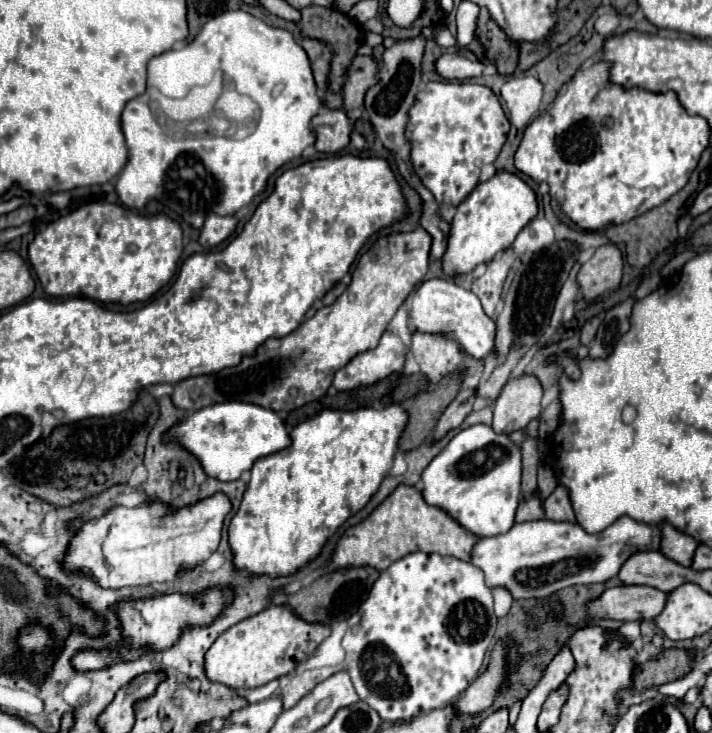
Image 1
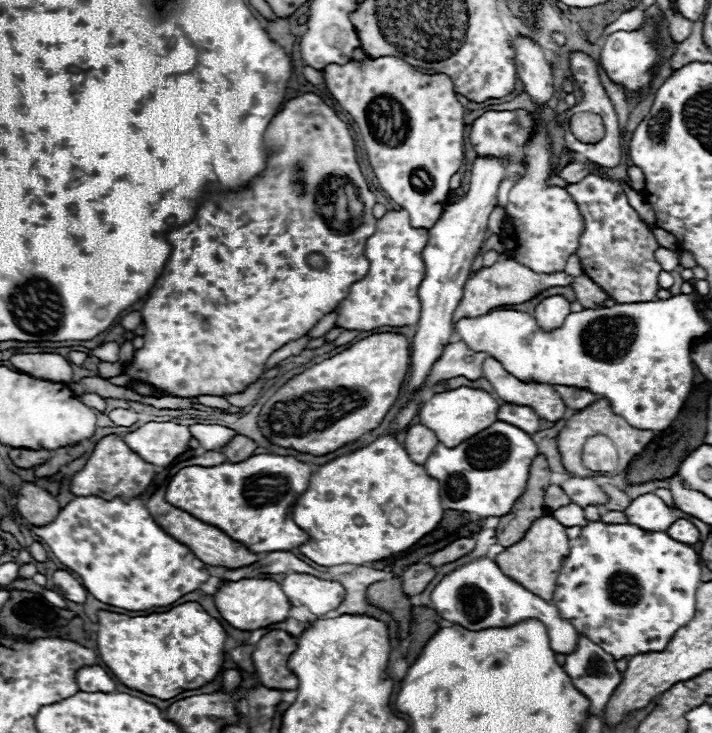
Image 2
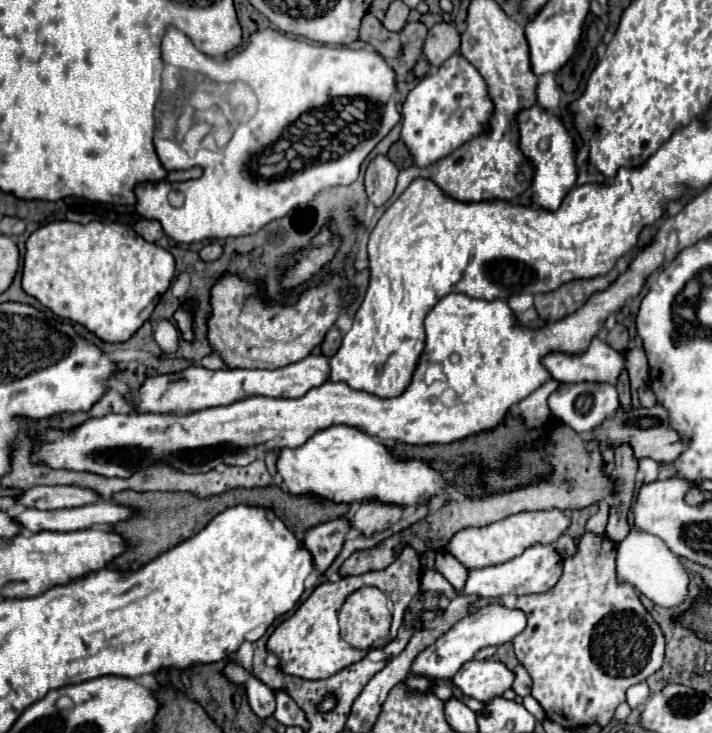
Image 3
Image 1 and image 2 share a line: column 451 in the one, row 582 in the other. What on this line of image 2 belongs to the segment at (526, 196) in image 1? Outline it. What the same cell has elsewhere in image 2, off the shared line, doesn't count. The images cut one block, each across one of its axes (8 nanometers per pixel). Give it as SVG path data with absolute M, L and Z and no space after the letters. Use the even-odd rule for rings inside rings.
M260 578L222 582L220 590L214 594L214 600L216 600L216 606L222 614L222 618L238 630L258 630L258 628L266 628L266 626L284 622L292 608L292 604L290 604L288 596L282 592L280 584L276 584L274 580L260 580Z

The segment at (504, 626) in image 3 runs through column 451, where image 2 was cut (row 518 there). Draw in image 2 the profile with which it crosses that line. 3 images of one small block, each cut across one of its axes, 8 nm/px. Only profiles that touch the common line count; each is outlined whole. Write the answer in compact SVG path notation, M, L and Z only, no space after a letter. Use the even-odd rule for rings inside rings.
M642 494L634 498L632 504L626 508L626 516L630 524L652 532L666 530L676 518L689 517L678 508L670 508L668 504L664 504L664 500L660 500L656 494Z

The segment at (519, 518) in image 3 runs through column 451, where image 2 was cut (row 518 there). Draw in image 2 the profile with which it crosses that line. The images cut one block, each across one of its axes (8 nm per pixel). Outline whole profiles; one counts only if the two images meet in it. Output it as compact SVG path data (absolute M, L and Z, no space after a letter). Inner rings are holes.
M550 514L538 518L528 534L516 542L514 546L506 548L502 554L498 554L494 558L494 562L500 566L500 570L512 578L514 582L518 582L520 586L524 586L526 590L530 590L532 594L540 596L542 600L550 602L552 596L554 596L554 588L556 588L556 578L558 578L558 572L560 572L560 566L562 566L562 558L568 554L570 550L570 544L568 544L568 536L566 536L566 528L556 522Z

